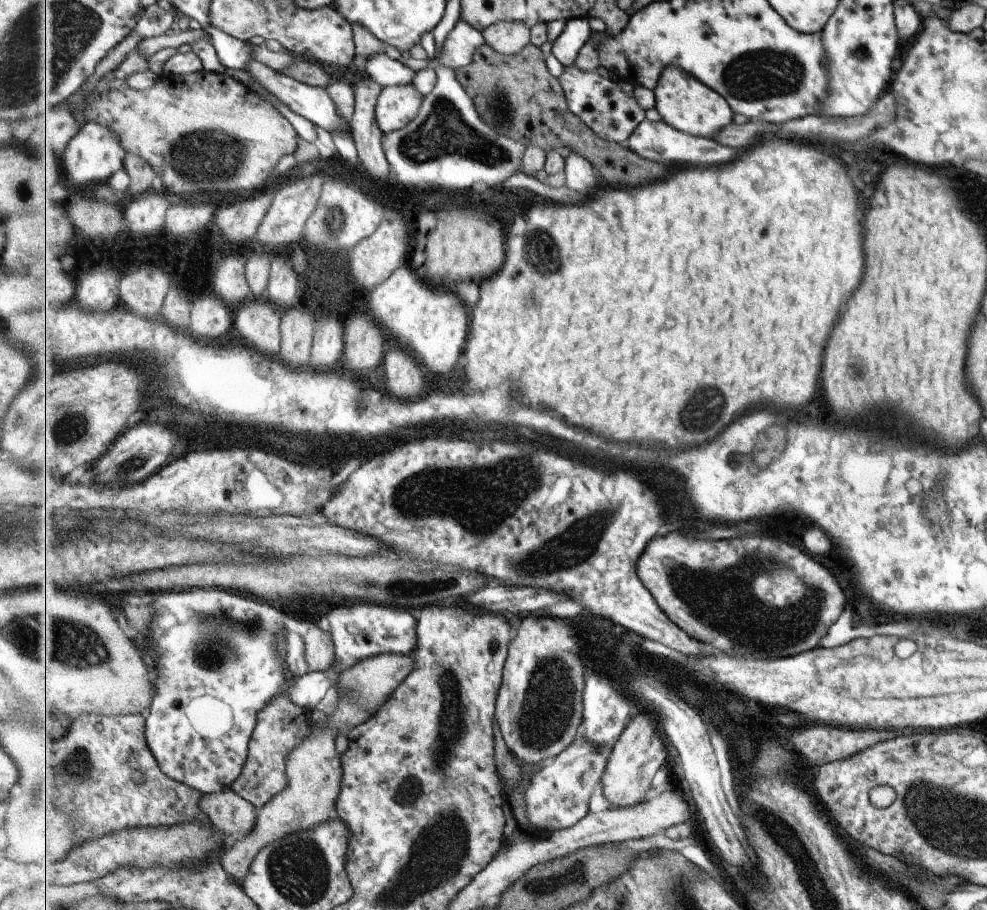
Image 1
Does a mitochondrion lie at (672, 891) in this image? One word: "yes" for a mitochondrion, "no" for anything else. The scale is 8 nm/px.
yes

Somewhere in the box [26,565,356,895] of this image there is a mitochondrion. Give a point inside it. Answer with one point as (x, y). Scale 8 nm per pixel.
(85, 775)

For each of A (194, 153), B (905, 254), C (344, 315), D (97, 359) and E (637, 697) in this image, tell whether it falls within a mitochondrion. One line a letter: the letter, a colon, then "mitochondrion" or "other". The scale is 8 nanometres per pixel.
A: mitochondrion
B: other
C: other
D: other
E: other

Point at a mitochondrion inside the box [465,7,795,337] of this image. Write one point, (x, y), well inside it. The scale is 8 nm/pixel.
(540, 252)

